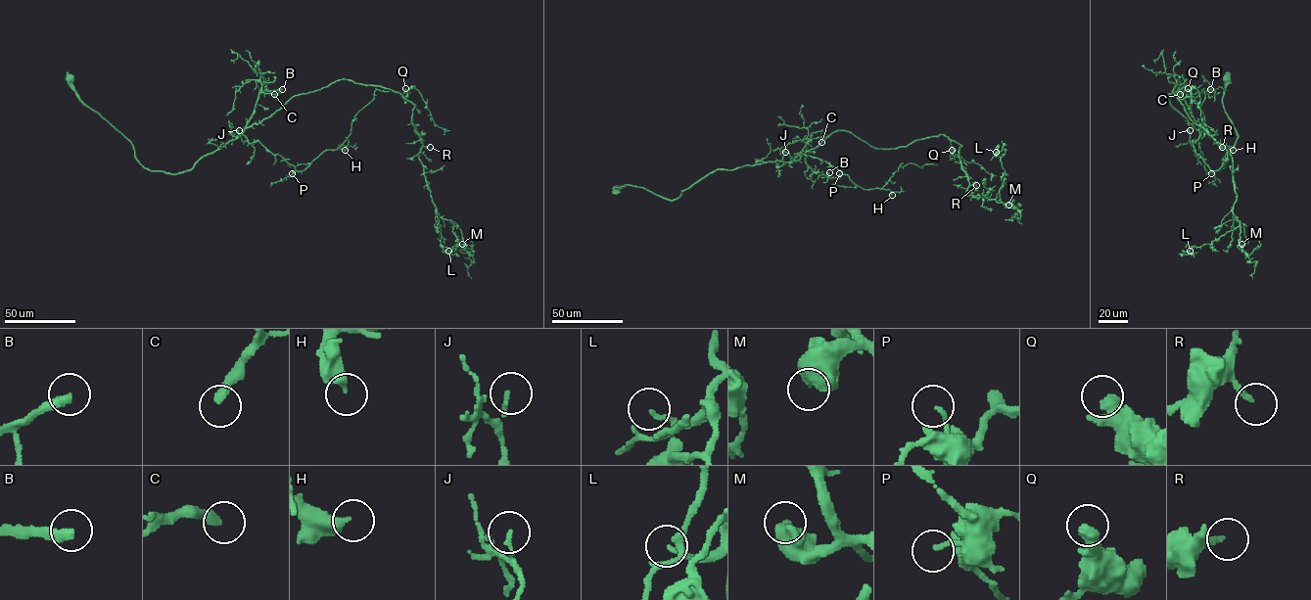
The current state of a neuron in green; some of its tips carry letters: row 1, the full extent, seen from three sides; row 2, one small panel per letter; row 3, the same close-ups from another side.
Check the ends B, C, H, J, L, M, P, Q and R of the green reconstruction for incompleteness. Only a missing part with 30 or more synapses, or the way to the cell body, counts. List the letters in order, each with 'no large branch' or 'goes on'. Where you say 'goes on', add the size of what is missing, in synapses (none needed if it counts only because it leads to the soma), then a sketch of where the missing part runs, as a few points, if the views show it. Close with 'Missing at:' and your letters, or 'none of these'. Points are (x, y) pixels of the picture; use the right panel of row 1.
B: goes on; 40 synapses; course (1210, 89), (1200, 95), (1186, 73), (1179, 71), (1171, 64)
C: no large branch
H: no large branch
J: no large branch
L: no large branch
M: no large branch
P: no large branch
Q: no large branch
R: goes on; 35 synapses
Missing at: B, R

